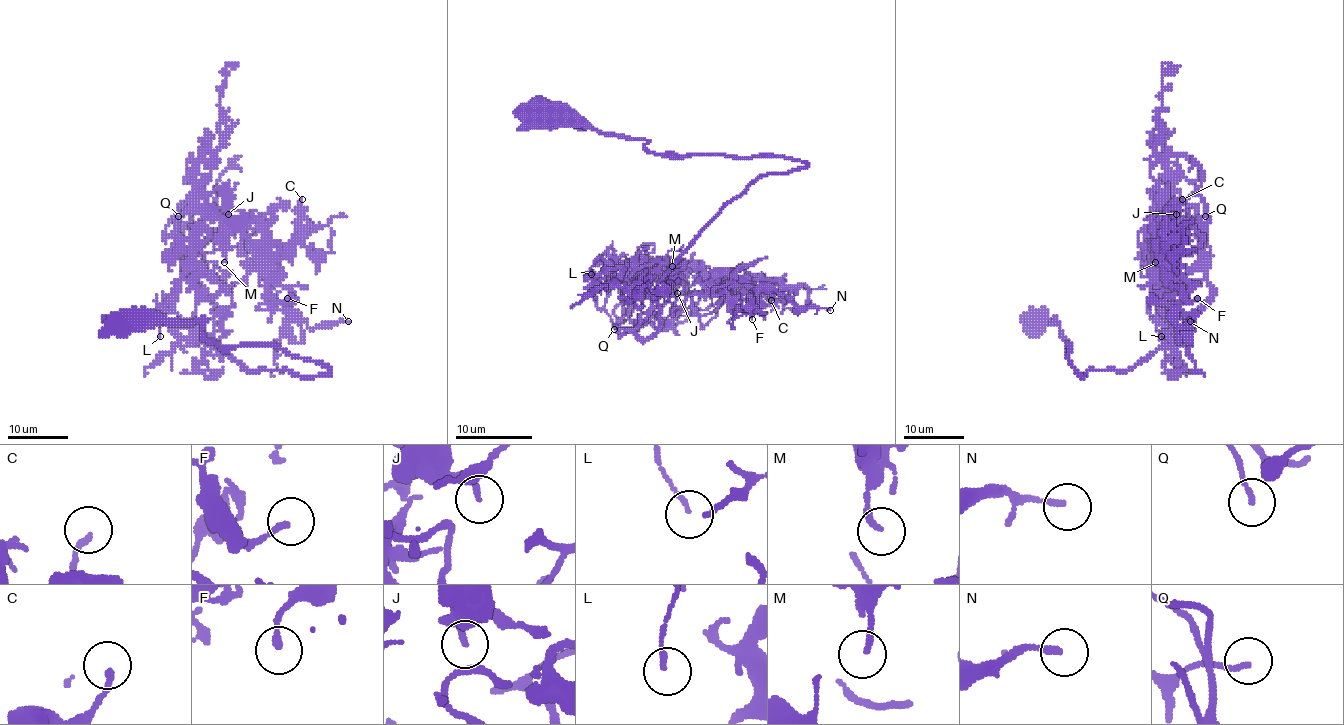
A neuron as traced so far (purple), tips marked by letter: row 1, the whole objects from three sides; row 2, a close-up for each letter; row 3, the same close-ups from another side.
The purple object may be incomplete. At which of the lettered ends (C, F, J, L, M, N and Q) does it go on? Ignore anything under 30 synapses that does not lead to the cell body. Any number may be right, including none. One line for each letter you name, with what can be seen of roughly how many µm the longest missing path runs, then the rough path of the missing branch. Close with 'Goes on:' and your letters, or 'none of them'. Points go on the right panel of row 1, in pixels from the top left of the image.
Goes on: none of them

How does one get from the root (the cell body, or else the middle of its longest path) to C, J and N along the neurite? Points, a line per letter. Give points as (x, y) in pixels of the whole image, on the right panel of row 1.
C: (1032, 321), (1081, 377), (1178, 345), (1212, 292), (1199, 262), (1167, 271), (1193, 289), (1164, 243), (1182, 199)
J: (1032, 321), (1057, 321), (1081, 377), (1178, 345), (1212, 292), (1208, 258), (1149, 190), (1176, 214)
N: (1032, 321), (1081, 377), (1128, 371), (1185, 338), (1199, 262), (1167, 271), (1190, 321)

